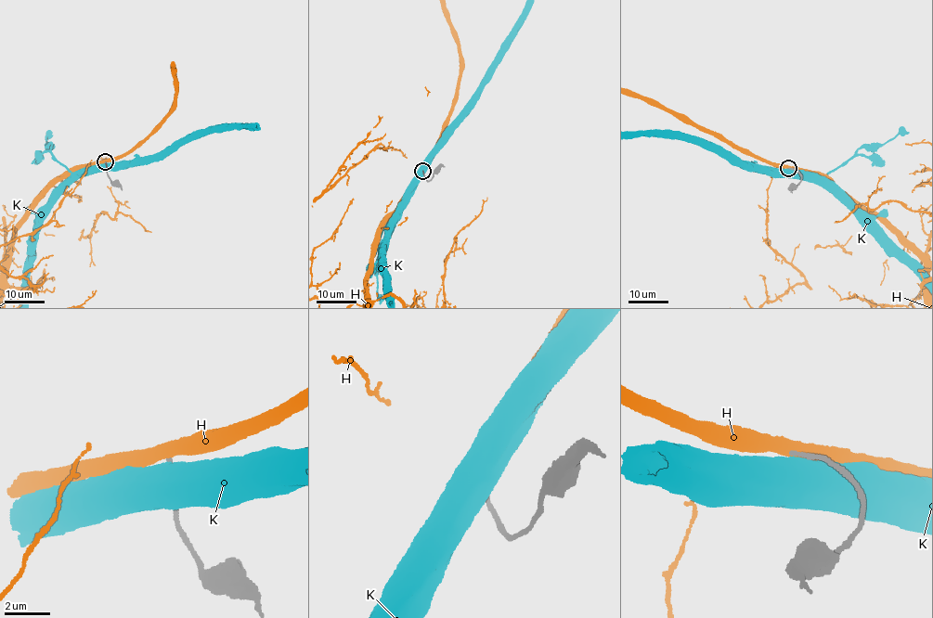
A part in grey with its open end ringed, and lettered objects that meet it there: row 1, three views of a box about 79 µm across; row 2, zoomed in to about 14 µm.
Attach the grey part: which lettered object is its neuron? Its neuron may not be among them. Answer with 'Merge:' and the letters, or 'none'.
Merge: none

